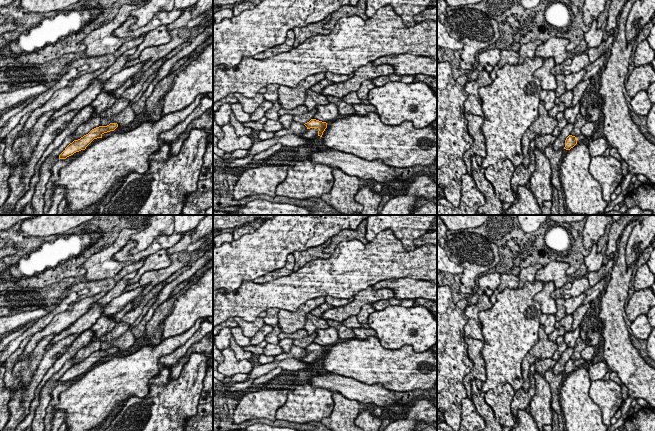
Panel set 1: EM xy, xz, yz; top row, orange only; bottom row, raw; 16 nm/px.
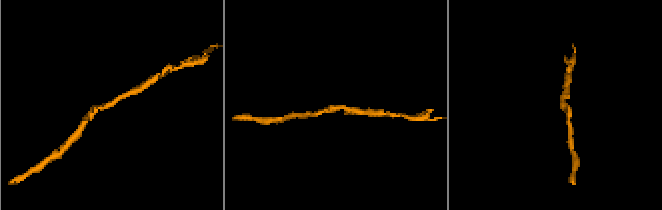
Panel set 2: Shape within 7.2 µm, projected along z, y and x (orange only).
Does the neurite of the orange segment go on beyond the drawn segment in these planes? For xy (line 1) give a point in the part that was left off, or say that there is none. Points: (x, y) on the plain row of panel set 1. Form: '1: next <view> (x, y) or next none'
1: next none

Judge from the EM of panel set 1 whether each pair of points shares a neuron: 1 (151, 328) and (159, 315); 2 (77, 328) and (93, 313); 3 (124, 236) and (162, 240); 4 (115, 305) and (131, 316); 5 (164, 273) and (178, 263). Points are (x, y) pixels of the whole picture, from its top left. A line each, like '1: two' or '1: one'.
1: one
2: one
3: two
4: two
5: one

